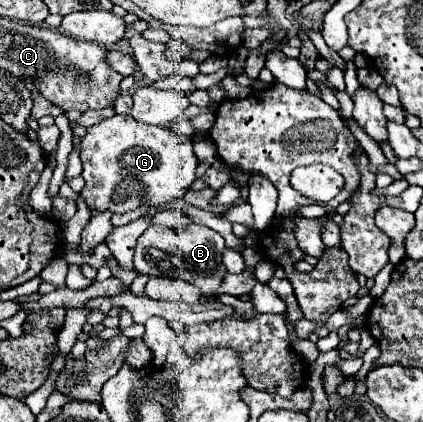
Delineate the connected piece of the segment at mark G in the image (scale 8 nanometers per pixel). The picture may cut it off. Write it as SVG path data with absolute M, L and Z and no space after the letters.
M114 114L88 128L88 134L80 142L82 178L86 180L80 196L90 210L110 210L110 212L130 212L138 206L160 206L178 200L196 180L198 158L192 148L192 140L174 132L168 126L148 126L138 124L130 114Z

